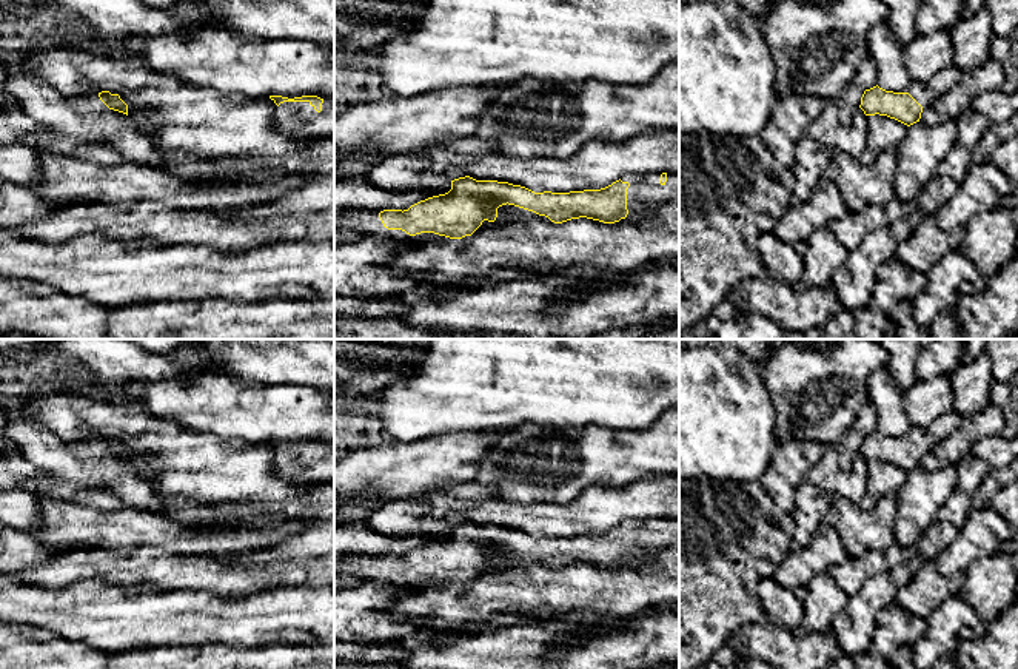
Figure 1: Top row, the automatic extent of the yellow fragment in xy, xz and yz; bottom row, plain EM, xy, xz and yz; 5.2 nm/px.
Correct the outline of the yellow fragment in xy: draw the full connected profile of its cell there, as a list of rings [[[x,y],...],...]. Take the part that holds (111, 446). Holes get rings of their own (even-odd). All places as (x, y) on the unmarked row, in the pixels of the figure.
[[[102,436],[99,438],[99,442],[109,455],[114,455],[128,461],[128,450],[120,444],[119,439]]]

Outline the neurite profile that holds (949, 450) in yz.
[[[989,404],[973,416],[963,416],[959,429],[935,444],[927,453],[923,453],[919,467],[935,472],[950,464],[955,466],[970,452],[975,441],[1000,436],[1004,427],[1006,419],[1003,410],[995,404]]]

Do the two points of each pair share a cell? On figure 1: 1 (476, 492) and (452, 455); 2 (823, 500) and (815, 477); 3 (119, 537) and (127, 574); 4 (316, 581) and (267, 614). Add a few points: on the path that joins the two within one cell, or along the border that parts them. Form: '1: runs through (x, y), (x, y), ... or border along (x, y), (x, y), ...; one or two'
1: border along (464, 483), (448, 484); two
2: border along (806, 480), (833, 497); two
3: border along (90, 546), (122, 555), (145, 546), (159, 551); two
4: border along (304, 586), (318, 589); two

